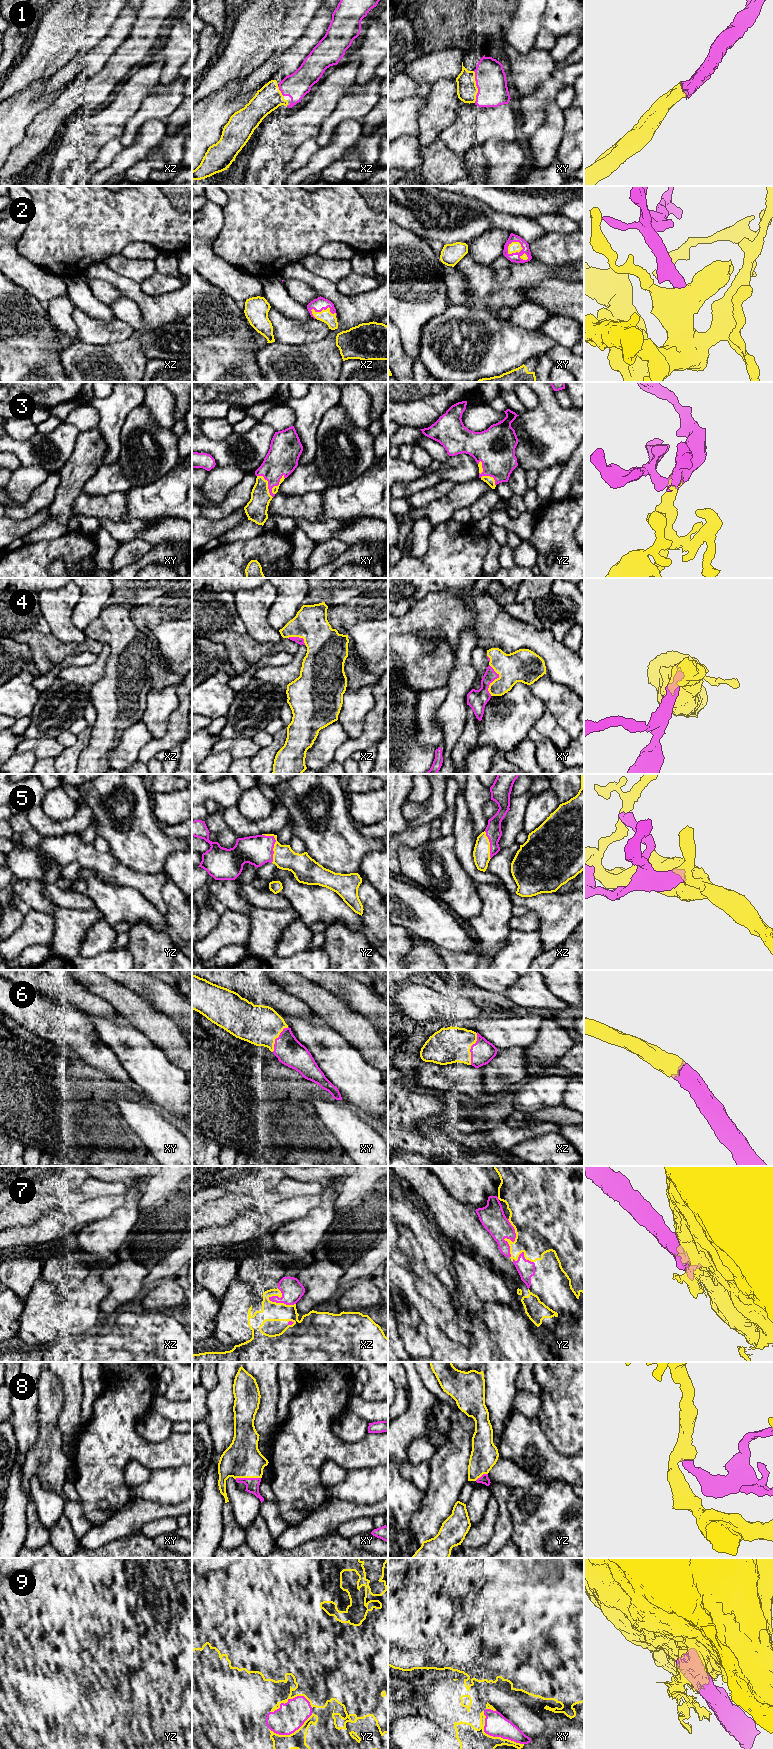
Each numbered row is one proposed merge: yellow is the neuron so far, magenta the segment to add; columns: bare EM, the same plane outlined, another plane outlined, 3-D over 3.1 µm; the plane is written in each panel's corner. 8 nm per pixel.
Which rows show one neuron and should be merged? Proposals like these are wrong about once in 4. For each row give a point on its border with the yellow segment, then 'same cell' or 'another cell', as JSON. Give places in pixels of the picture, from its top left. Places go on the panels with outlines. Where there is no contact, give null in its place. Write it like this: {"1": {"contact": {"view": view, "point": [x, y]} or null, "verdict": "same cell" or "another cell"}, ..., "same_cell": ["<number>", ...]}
{"1": {"contact": {"view": "xy", "point": [476, 87]}, "verdict": "same cell"}, "2": {"contact": {"view": "xz", "point": [323, 309]}, "verdict": "same cell"}, "3": {"contact": {"view": "xy", "point": [268, 492]}, "verdict": "same cell"}, "4": {"contact": {"view": "xy", "point": [494, 680]}, "verdict": "same cell"}, "5": {"contact": {"view": "yz", "point": [274, 844]}, "verdict": "same cell"}, "6": {"contact": {"view": "xz", "point": [470, 1048]}, "verdict": "same cell"}, "7": {"contact": {"view": "yz", "point": [511, 1241]}, "verdict": "another cell"}, "8": {"contact": {"view": "xy", "point": [247, 1477]}, "verdict": "same cell"}, "9": {"contact": {"view": "xy", "point": [494, 1737]}, "verdict": "another cell"}, "same_cell": ["1", "2", "3", "4", "5", "6", "8"]}

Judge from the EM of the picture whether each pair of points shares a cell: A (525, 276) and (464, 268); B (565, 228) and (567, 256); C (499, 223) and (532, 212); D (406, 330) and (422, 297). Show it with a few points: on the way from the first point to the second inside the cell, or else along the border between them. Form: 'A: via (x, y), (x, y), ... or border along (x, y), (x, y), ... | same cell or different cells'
A: via (510, 288), (489, 288), (479, 278) | same cell
B: border along (573, 231), (569, 233), (547, 233) | different cells
C: border along (499, 211), (505, 214), (523, 215), (533, 219) | different cells
D: via (409, 322), (410, 309), (414, 305) | same cell

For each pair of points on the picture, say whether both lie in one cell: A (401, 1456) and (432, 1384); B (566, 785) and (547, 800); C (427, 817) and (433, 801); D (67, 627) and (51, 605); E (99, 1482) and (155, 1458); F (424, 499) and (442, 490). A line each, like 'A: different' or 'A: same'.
A: different
B: different
C: same
D: same
E: same
F: same

